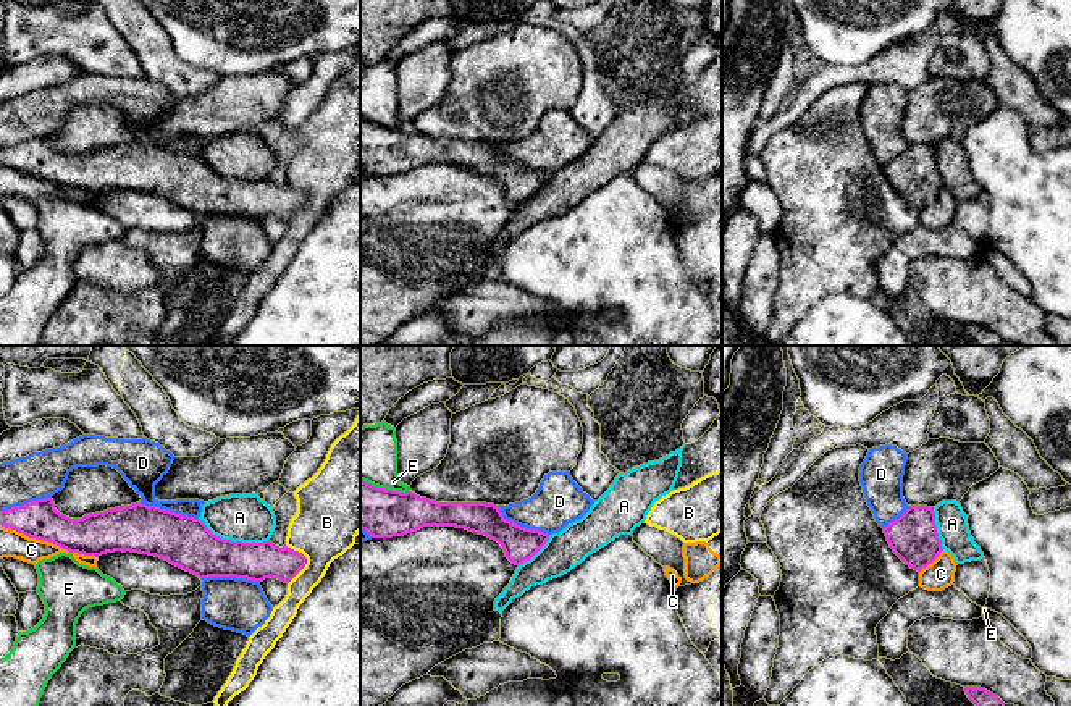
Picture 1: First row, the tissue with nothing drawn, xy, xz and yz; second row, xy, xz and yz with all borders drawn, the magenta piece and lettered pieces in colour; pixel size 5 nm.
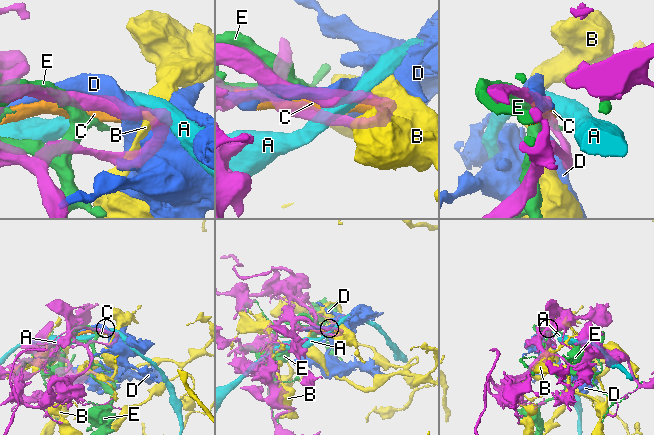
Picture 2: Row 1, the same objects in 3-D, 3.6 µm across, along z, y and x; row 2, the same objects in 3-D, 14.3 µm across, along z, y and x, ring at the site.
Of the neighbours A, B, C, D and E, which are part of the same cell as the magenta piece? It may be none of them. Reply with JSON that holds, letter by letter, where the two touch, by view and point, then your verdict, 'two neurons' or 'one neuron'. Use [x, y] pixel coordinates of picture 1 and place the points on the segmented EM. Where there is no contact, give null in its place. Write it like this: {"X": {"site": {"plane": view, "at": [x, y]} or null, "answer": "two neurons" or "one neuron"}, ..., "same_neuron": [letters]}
{"A": {"site": {"plane": "xy", "at": [233, 542]}, "answer": "two neurons"}, "B": {"site": {"plane": "xy", "at": [306, 561]}, "answer": "two neurons"}, "C": {"site": {"plane": "xy", "at": [36, 538]}, "answer": "two neurons"}, "D": {"site": {"plane": "xy", "at": [168, 511]}, "answer": "one neuron"}, "E": {"site": {"plane": "xz", "at": [383, 488]}, "answer": "two neurons"}, "same_neuron": ["D"]}

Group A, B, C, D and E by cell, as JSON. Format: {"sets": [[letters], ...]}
{"sets": [["A"], ["B"], ["C", "E"], ["D"]]}

